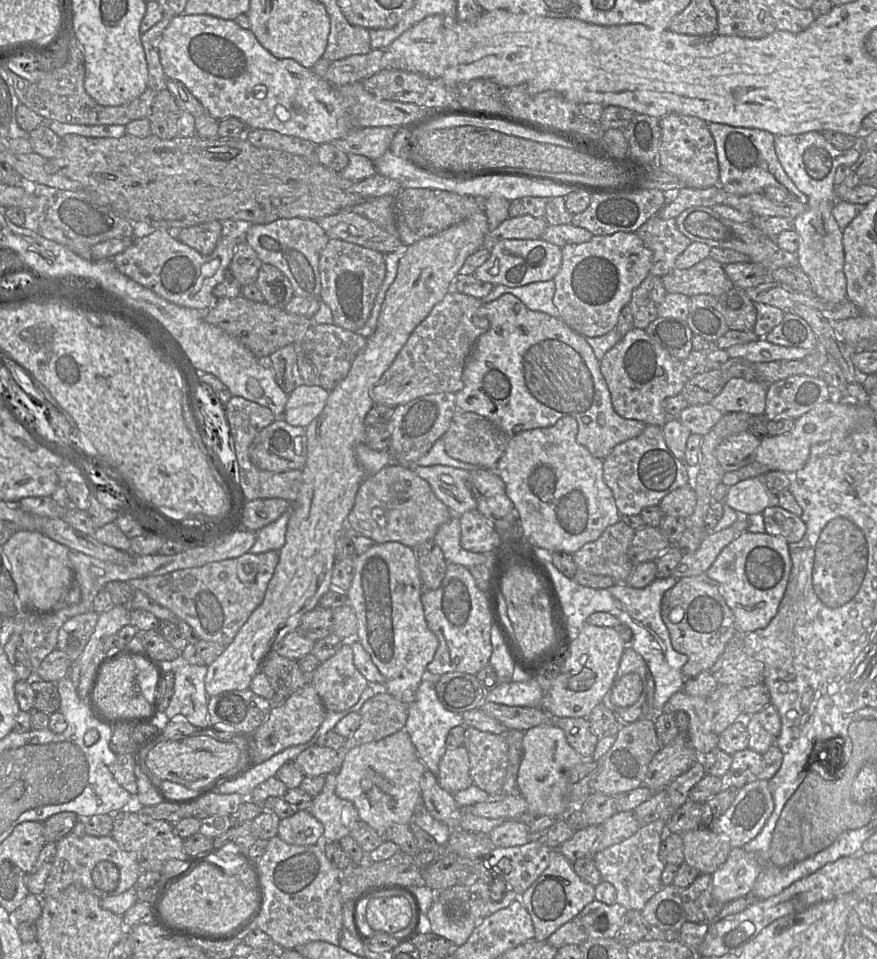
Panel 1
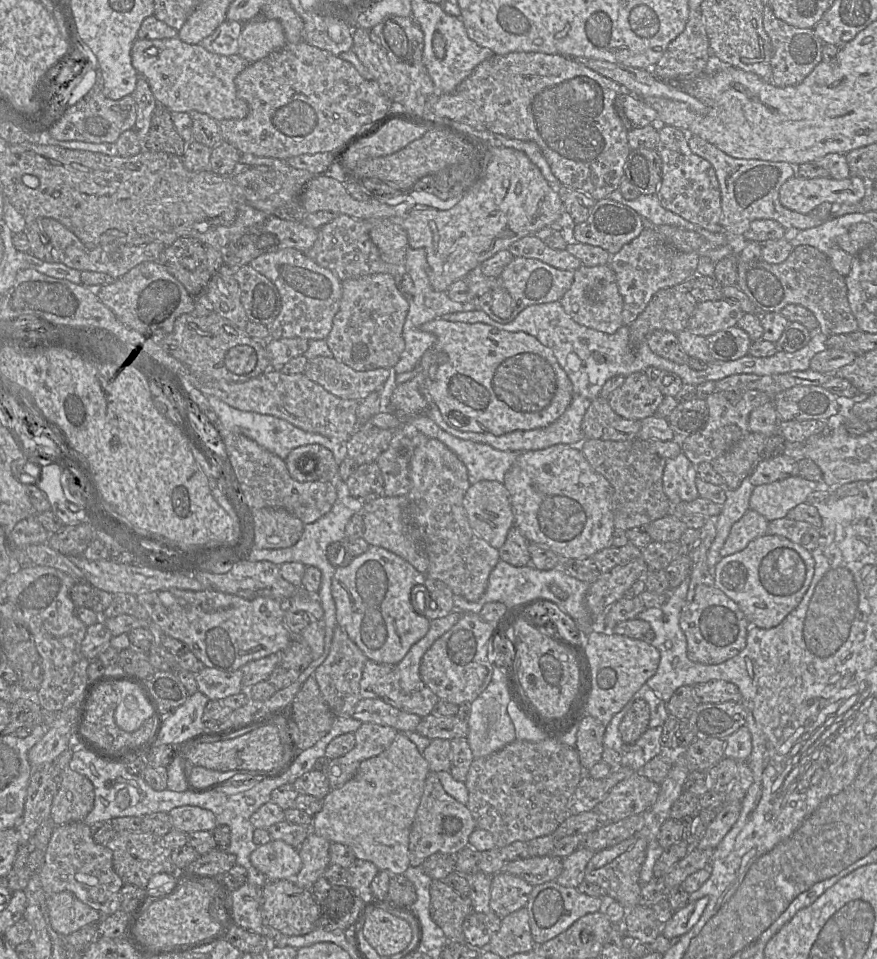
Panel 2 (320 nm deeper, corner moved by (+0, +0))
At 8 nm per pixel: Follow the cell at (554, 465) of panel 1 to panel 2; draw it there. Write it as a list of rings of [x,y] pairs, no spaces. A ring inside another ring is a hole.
[[[557,444],[540,450],[519,452],[505,474],[503,484],[510,495],[514,525],[529,543],[548,547],[561,560],[592,557],[596,552],[612,546],[615,530],[611,510],[612,486],[590,466],[579,446]]]

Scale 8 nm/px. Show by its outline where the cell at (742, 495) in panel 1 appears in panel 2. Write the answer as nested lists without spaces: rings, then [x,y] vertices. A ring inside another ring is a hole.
[[[788,477],[770,484],[756,486],[750,497],[749,509],[764,516],[768,522],[785,518],[789,511],[806,502],[814,491],[824,489],[824,483]]]

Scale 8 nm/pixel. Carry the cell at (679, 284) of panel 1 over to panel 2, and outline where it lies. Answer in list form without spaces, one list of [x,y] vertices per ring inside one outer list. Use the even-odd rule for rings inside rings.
[[[683,283],[657,291],[646,308],[628,325],[629,348],[637,349],[654,331],[676,335],[686,329],[696,304]]]

